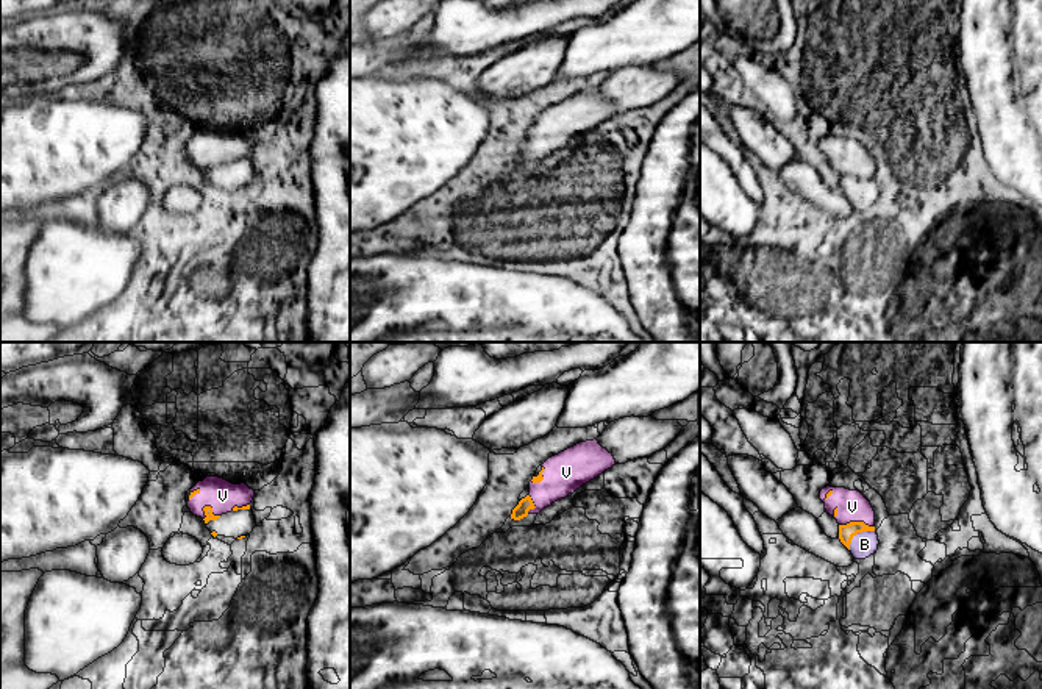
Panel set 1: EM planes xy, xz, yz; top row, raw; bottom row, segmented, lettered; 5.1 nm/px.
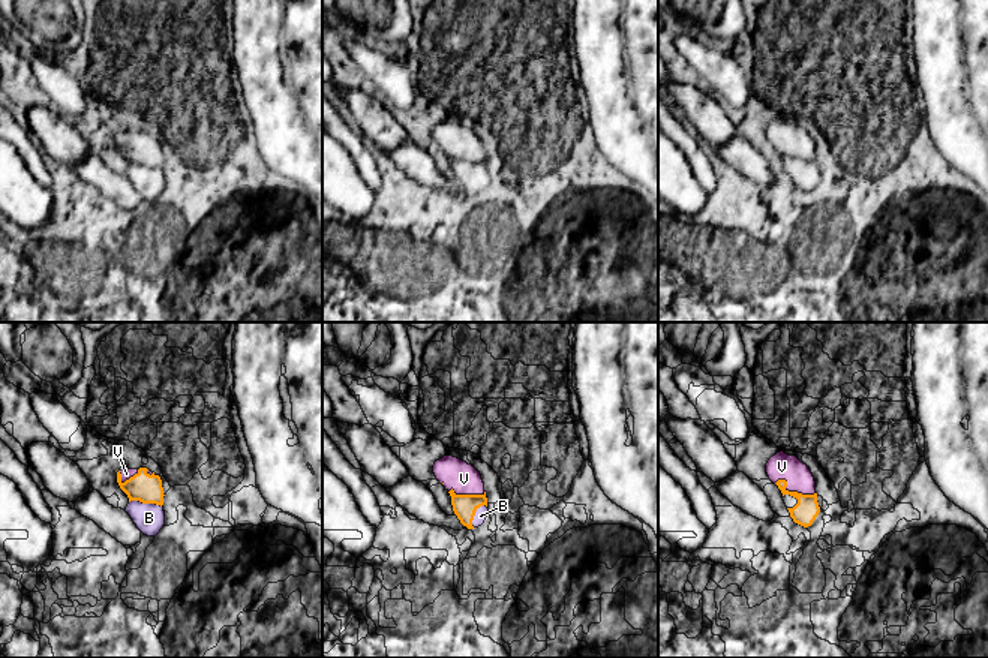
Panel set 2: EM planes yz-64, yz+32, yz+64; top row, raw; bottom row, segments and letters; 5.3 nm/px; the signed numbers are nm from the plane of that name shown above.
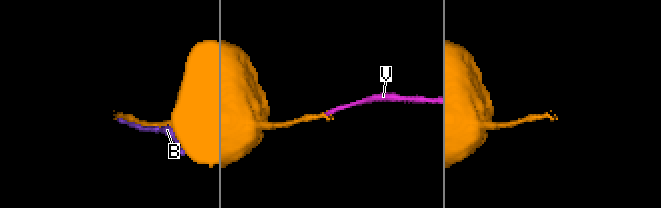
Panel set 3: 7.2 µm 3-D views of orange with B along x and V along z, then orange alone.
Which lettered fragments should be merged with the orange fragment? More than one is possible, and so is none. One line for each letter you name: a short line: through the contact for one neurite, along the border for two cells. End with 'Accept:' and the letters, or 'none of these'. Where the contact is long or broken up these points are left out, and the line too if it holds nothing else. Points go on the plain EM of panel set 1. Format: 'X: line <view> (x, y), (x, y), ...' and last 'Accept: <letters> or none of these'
Accept: V

